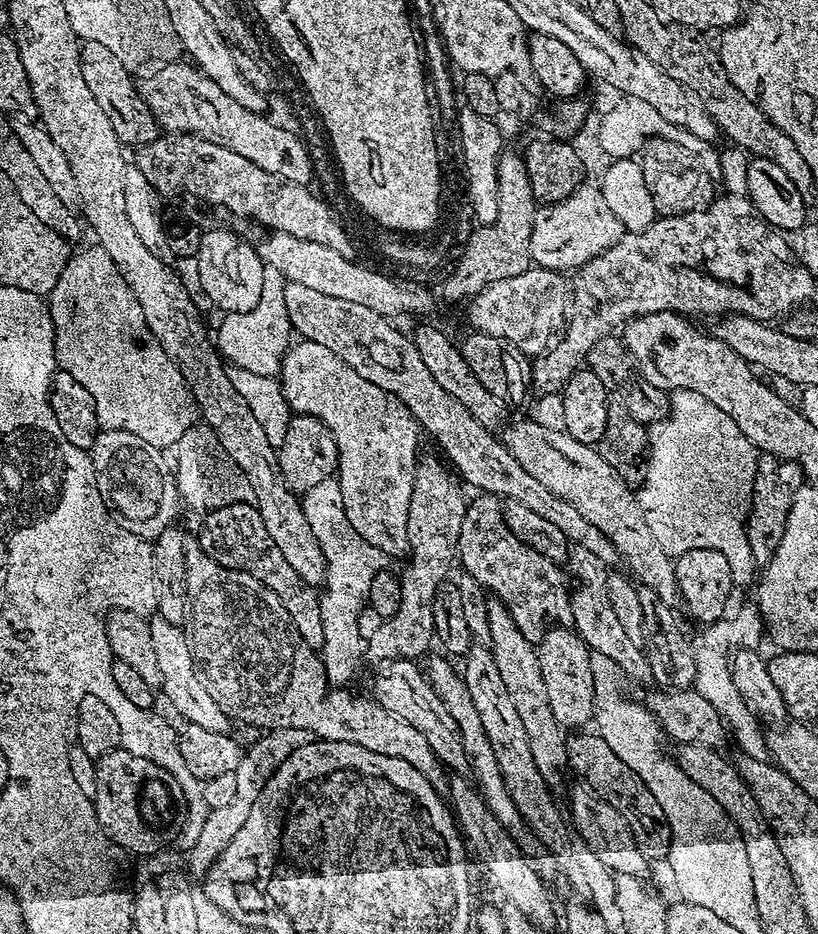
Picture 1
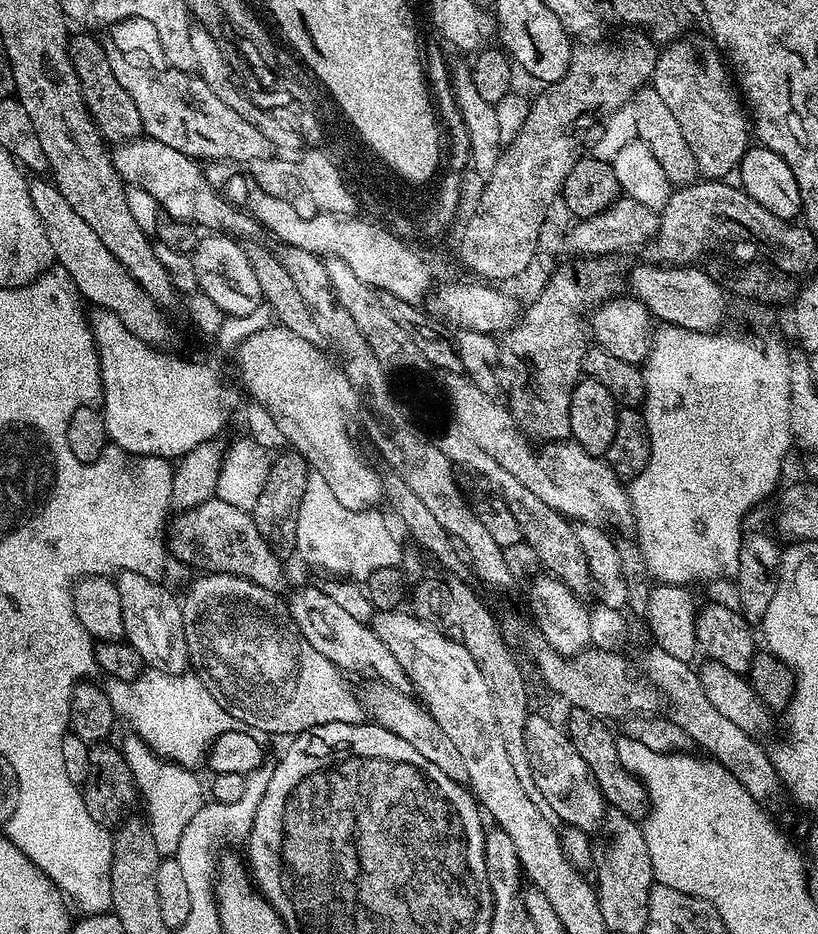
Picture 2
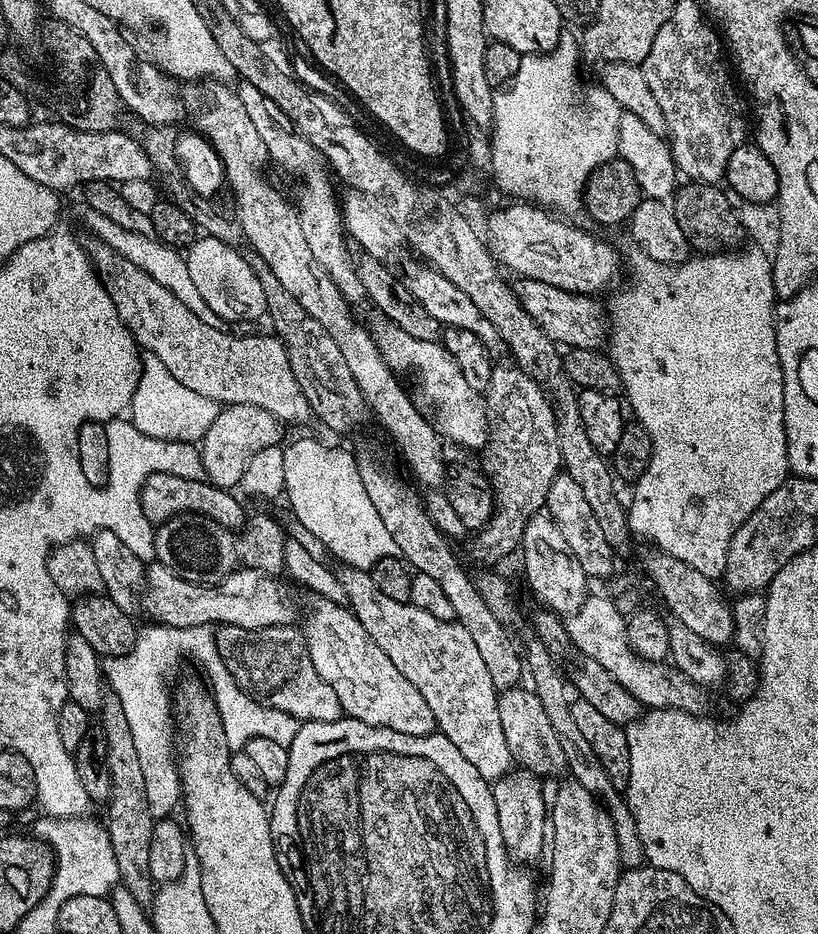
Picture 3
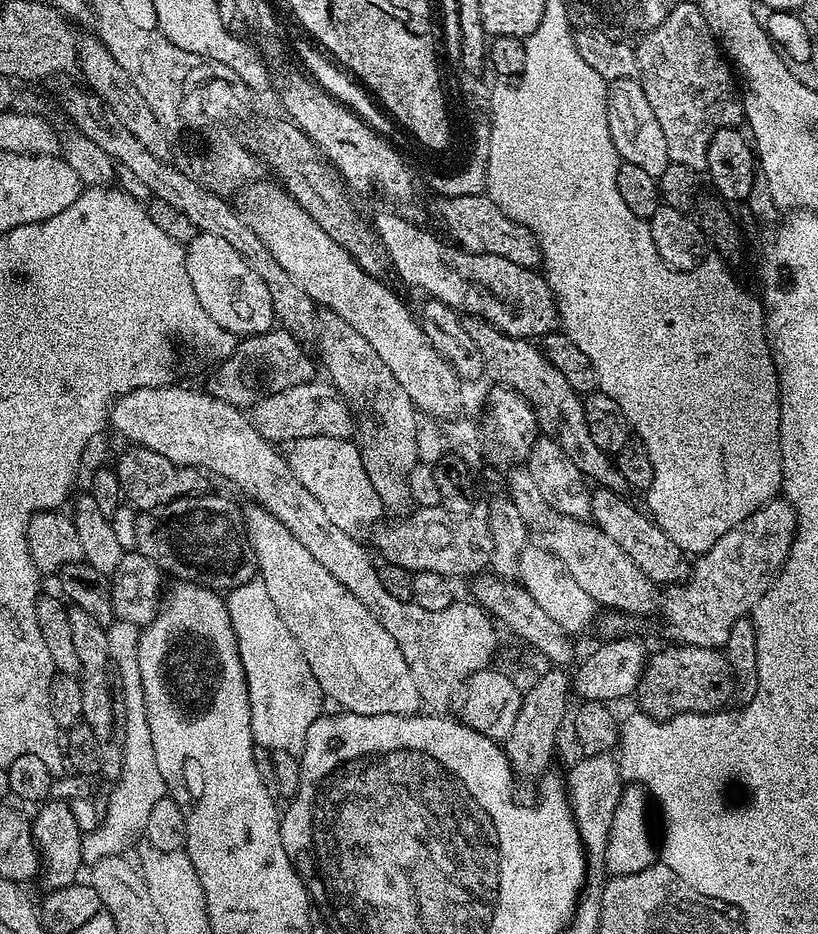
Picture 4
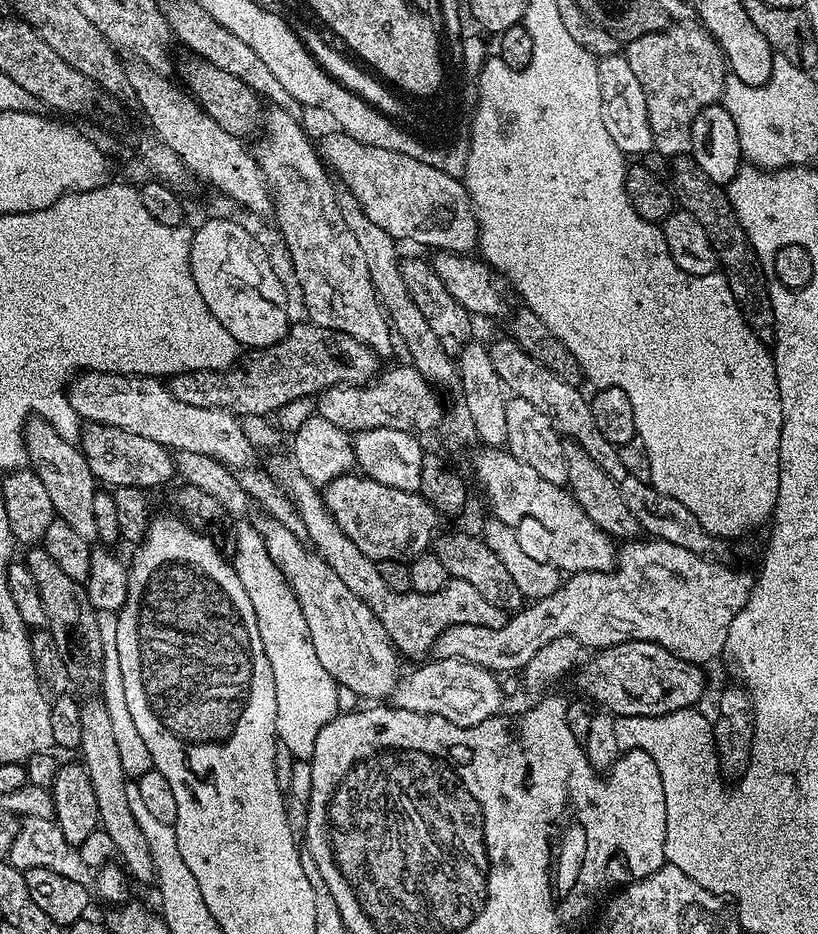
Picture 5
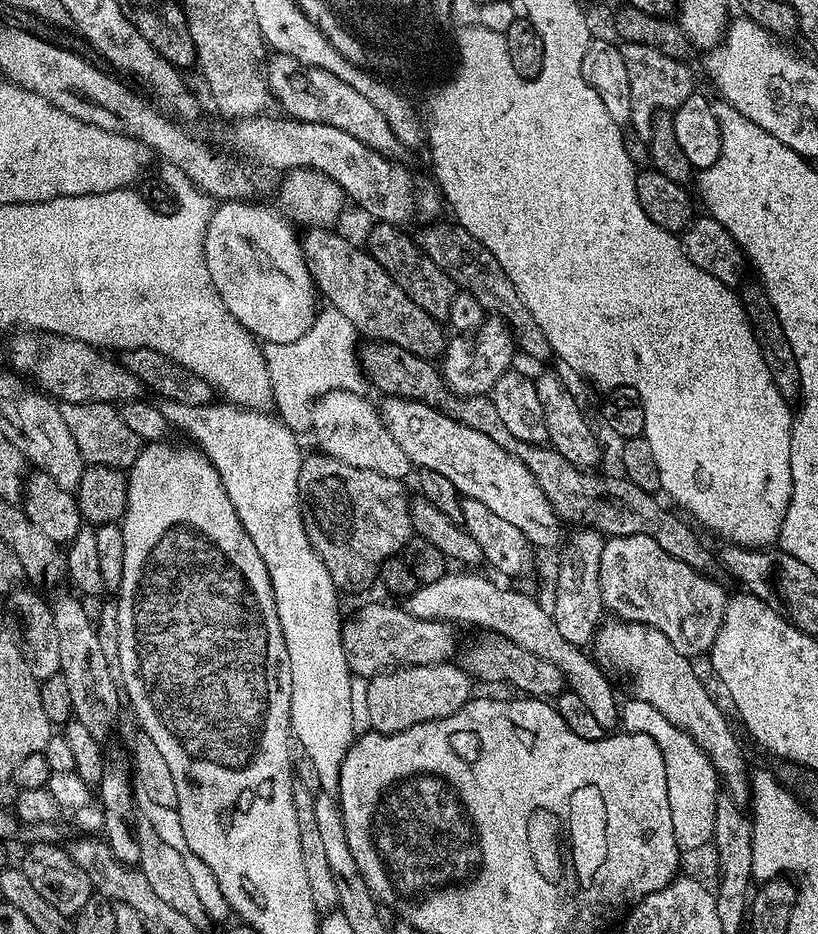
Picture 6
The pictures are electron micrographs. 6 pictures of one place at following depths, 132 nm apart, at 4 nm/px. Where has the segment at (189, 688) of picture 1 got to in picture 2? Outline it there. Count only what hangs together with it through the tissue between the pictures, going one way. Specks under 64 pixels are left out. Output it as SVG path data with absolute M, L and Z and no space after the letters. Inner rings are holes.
M122 572L115 577L118 598L122 598L122 622L127 643L142 654L145 665L157 672L189 671L188 647L184 633L184 610L175 596L158 580L151 580L137 572Z

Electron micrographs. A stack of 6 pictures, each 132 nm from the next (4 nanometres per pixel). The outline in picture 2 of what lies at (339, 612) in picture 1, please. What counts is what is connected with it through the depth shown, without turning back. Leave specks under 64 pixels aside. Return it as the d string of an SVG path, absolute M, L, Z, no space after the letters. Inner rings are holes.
M315 474L309 475L306 494L302 494L302 506L298 510L296 552L310 567L317 568L320 572L329 572L332 578L347 578L352 582L366 582L370 574L374 574L374 570L382 570L382 566L400 568L406 555L380 510L348 510L346 506L342 506L342 502L338 502L338 498L334 498L334 494L330 494L330 486L326 486L322 477Z

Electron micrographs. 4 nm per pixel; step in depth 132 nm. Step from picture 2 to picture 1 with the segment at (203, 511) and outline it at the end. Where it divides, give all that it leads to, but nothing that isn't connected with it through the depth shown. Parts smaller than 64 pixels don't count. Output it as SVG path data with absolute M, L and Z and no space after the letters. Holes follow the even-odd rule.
M227 504L221 508L213 508L207 513L204 525L200 528L198 539L200 549L214 562L226 566L230 570L238 570L258 578L286 606L298 634L314 650L323 646L322 610L320 596L313 585L298 578L298 573L286 562L282 550L274 546L274 538L266 530L262 522L262 514L258 514L255 504Z

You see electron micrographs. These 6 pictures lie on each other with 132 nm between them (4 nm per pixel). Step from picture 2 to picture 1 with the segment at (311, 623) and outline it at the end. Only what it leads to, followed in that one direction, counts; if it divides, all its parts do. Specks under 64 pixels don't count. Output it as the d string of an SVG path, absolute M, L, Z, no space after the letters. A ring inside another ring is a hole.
M395 659L381 663L375 669L377 670L376 681L372 684L371 695L379 704L386 706L386 710L398 714L398 718L410 722L414 730L419 730L422 738L430 742L430 750L434 750L434 754L439 757L441 763L453 773L467 773L470 761L462 746L462 734L458 730L458 722L450 714L446 702L442 702L442 698L434 690L434 686L422 671L421 665L420 668L418 665L420 664L411 662L409 659Z

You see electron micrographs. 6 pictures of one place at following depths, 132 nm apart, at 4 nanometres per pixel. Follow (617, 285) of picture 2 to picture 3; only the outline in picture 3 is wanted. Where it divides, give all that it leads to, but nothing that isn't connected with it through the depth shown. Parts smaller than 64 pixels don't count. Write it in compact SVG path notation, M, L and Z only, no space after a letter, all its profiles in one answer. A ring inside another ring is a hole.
M497 363L490 374L490 386L483 393L488 411L486 452L500 456L500 481L494 484L494 507L486 526L475 533L468 552L480 566L496 566L503 556L520 548L530 518L547 505L550 482L561 475L556 410L548 395L515 363Z

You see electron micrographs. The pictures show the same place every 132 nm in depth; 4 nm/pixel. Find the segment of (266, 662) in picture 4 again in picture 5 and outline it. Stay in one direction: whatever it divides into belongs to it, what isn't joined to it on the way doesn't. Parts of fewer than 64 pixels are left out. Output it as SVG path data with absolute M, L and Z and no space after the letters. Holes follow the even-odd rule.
M255 527L244 528L236 536L234 567L258 618L258 630L274 674L274 688L278 698L276 735L297 760L311 761L314 742L322 734L322 726L341 711L342 689L326 672L321 659L314 652L314 642L308 633L306 618L300 612L296 595L288 587L280 567L270 558L264 538Z

